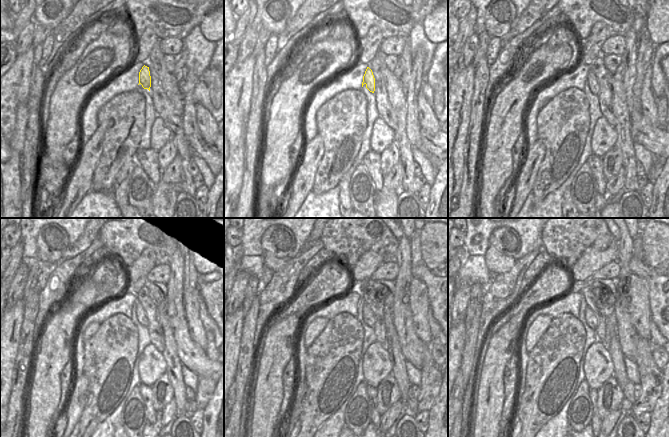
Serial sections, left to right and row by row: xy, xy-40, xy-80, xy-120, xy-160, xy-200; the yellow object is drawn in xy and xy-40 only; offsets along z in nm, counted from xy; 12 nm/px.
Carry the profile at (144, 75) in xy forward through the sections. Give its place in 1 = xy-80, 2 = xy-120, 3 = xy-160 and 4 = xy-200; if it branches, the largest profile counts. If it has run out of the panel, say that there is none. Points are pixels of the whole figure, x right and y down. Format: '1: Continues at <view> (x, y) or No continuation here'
1: Continues at xy-80 (592, 81)
2: Continues at xy-120 (141, 314)
3: Continues at xy-160 (368, 318)
4: Continues at xy-200 (592, 321).

